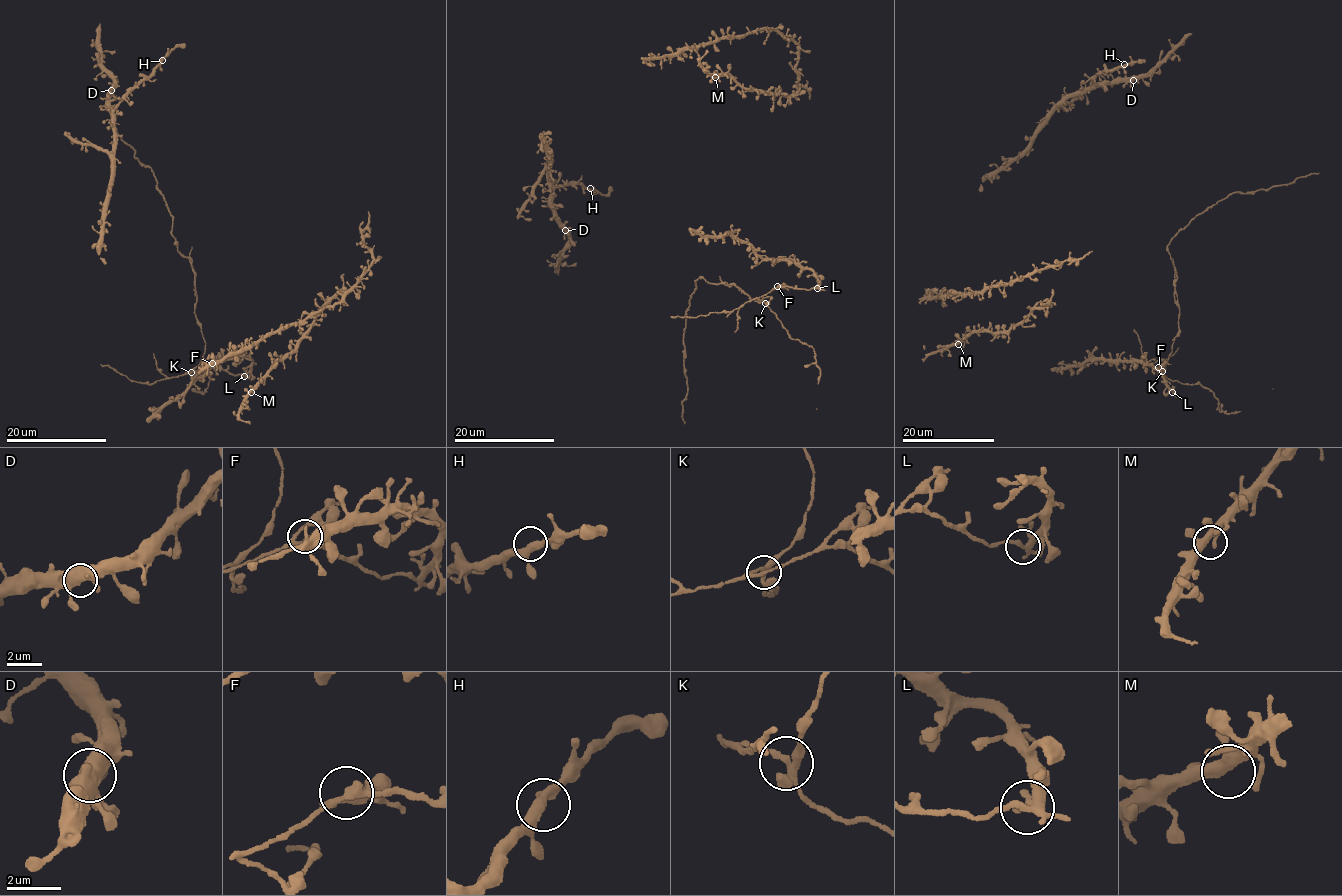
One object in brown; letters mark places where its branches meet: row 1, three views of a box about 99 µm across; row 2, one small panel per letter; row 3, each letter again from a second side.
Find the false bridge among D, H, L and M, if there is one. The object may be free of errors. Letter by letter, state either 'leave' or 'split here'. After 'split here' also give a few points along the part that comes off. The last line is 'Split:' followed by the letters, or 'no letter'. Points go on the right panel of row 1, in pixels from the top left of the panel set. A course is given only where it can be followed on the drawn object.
D: leave
H: leave
L: split here | (1172, 391), (1156, 368), (1163, 369), (1179, 330), (1171, 238), (1229, 195), (1318, 173)
M: leave
Split: L

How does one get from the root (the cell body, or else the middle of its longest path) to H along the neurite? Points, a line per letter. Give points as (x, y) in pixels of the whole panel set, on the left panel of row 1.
H: (113, 88), (109, 100), (113, 110), (133, 88), (153, 76), (162, 60)

